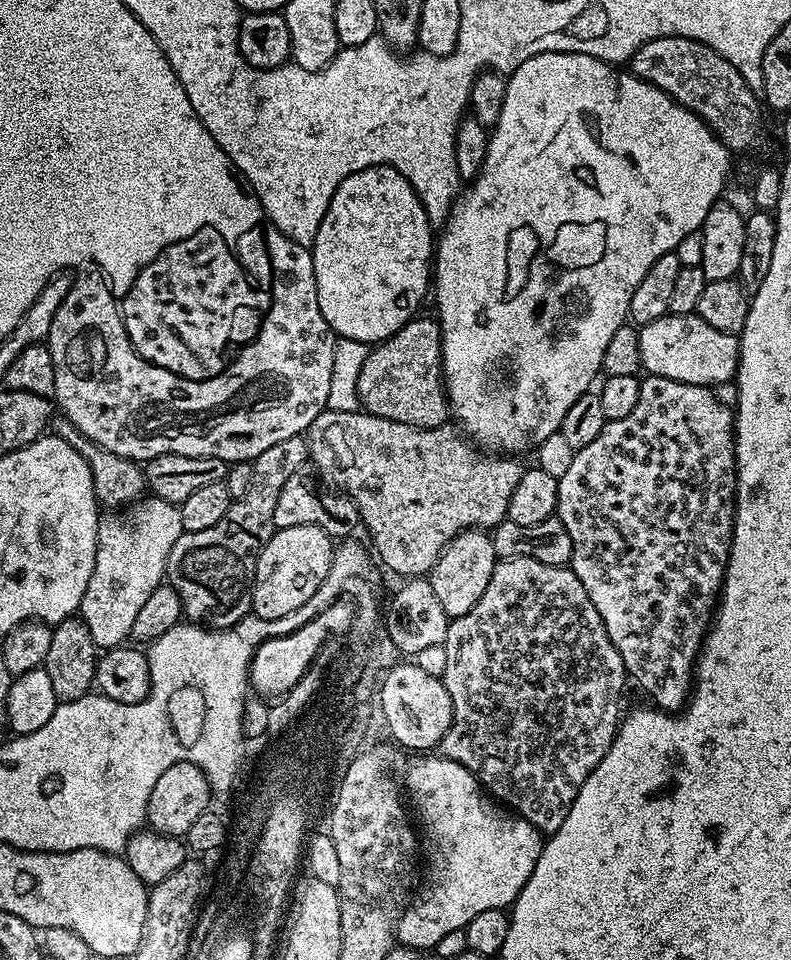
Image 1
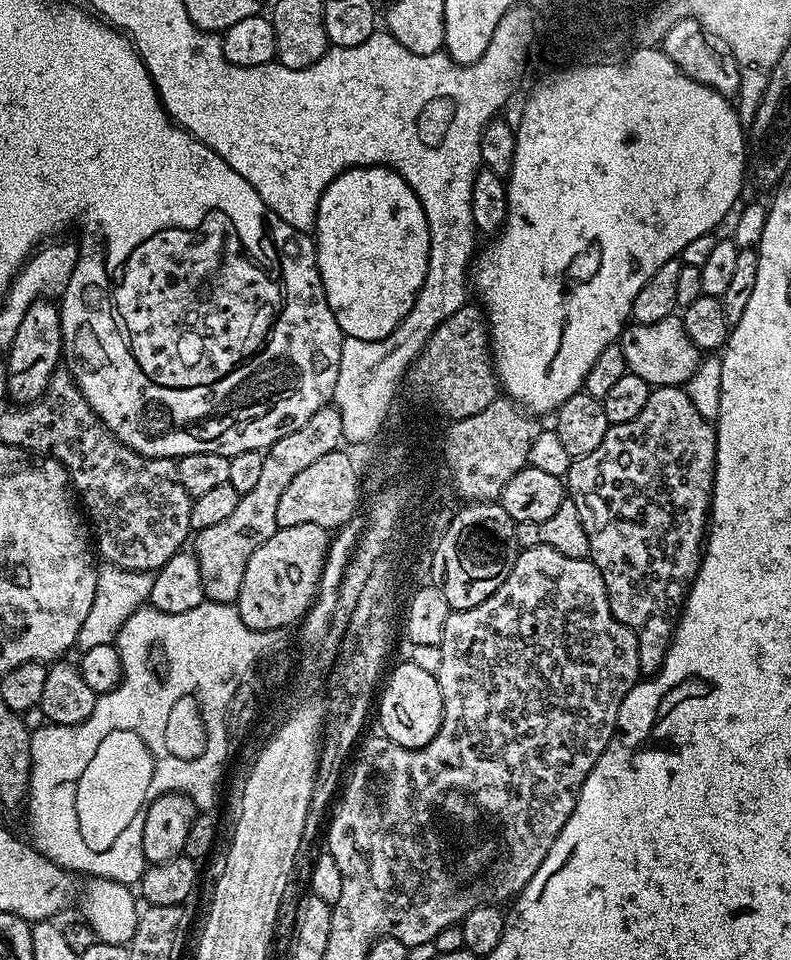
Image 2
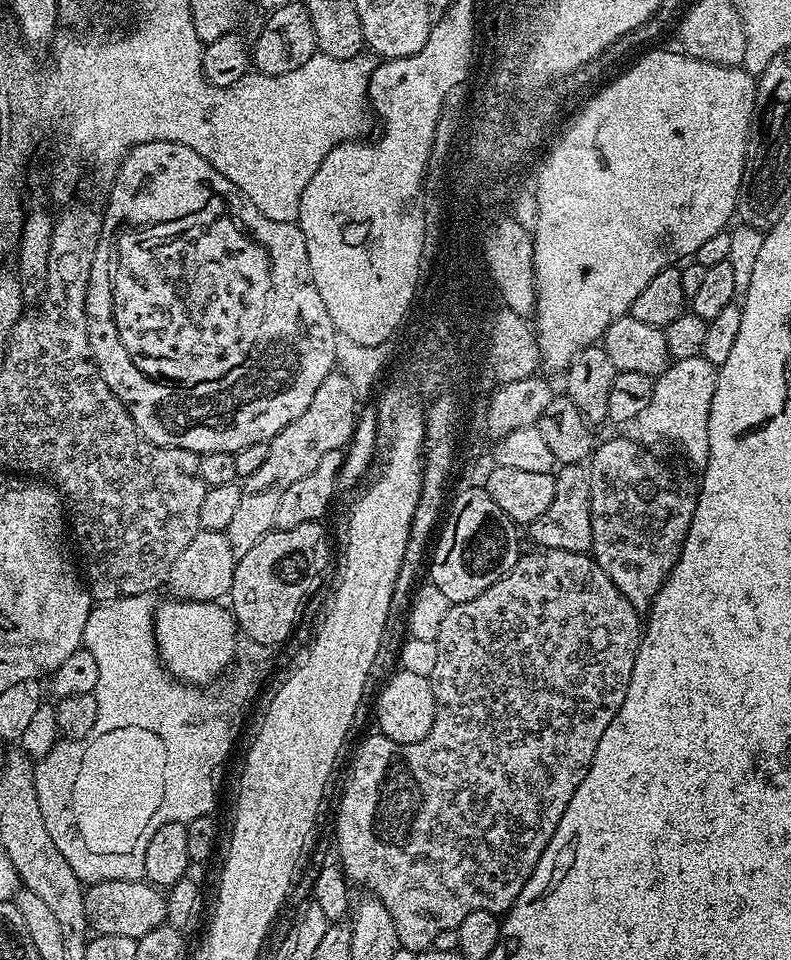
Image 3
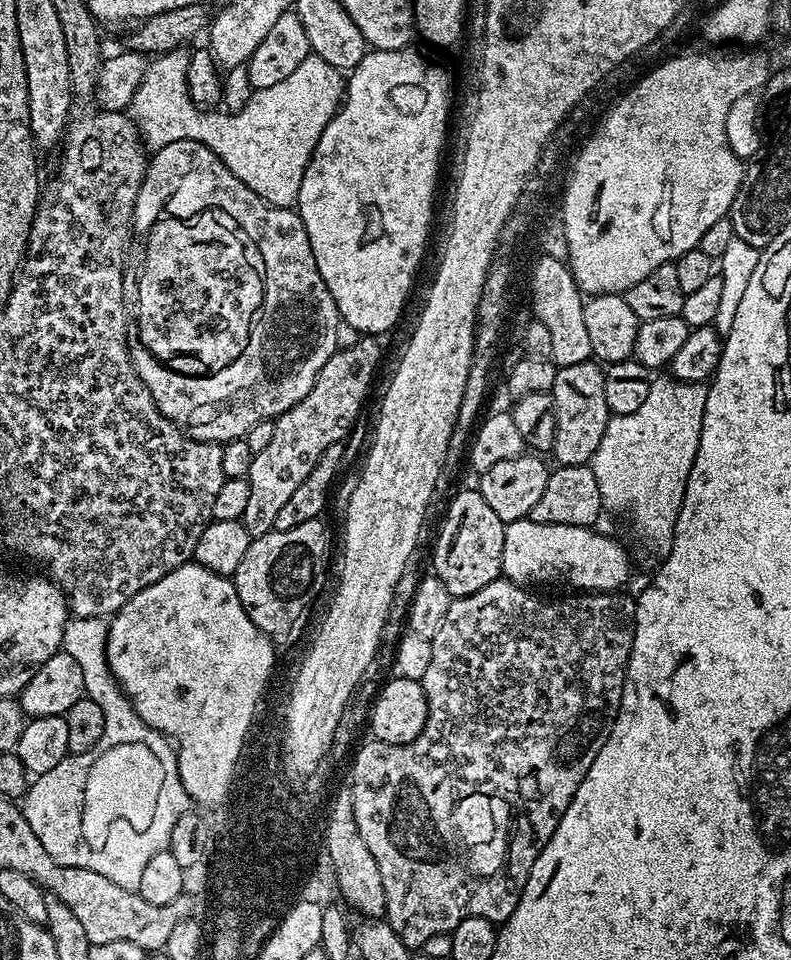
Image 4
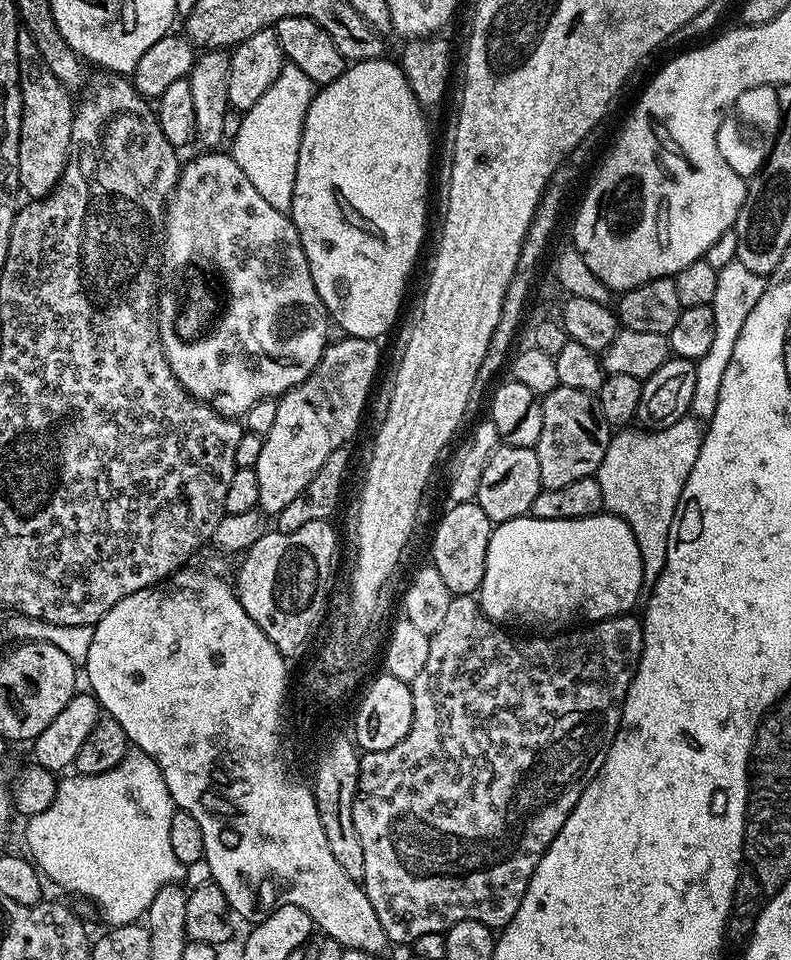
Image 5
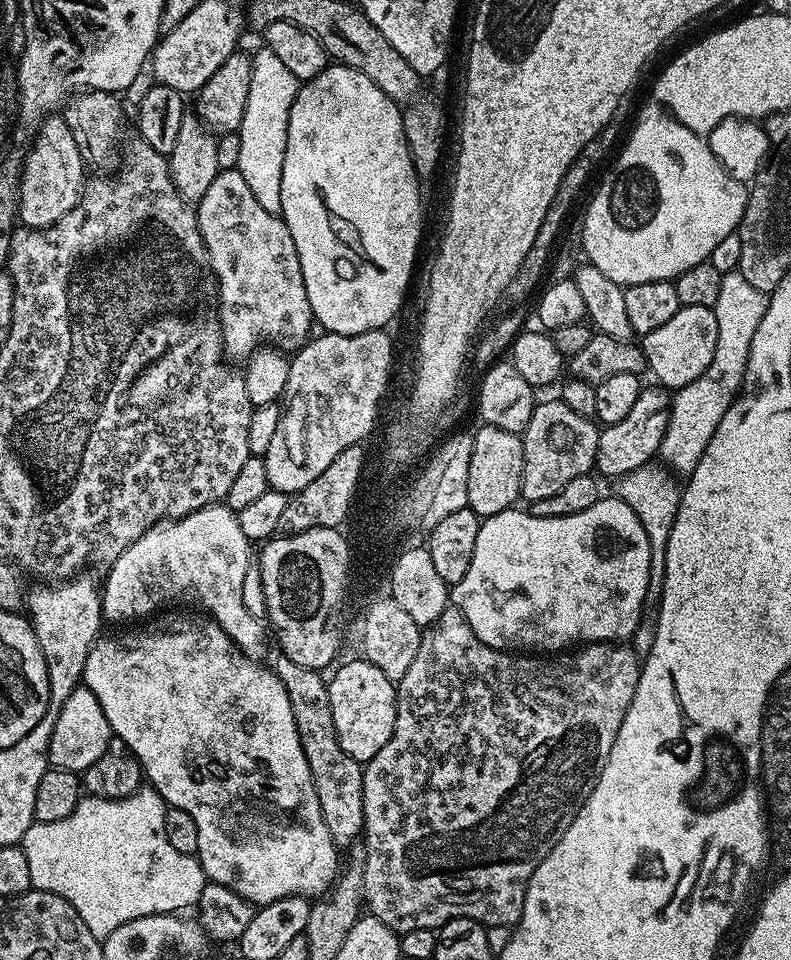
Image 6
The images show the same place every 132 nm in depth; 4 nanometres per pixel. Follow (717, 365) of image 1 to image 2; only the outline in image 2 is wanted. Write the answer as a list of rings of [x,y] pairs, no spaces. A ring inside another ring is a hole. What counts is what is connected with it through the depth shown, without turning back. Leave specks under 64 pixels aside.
[[[673,314],[653,324],[629,323],[618,341],[628,363],[628,371],[638,374],[649,386],[684,386],[698,370],[702,359],[701,349],[690,338],[684,321]]]

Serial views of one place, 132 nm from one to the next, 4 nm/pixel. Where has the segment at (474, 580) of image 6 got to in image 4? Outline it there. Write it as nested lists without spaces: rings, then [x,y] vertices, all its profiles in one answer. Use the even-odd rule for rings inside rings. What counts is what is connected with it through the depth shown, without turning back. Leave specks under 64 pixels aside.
[[[530,518],[504,525],[502,572],[521,586],[569,584],[569,589],[586,592],[616,592],[628,580],[628,556],[616,540],[592,528],[539,524]]]

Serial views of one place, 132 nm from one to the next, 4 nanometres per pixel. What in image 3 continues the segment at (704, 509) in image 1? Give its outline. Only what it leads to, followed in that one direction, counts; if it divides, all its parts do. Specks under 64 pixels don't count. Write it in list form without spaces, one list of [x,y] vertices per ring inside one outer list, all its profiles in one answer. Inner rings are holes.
[[[627,435],[603,444],[593,451],[587,465],[592,499],[590,555],[637,610],[648,610],[678,562],[696,497],[676,488],[671,474]]]

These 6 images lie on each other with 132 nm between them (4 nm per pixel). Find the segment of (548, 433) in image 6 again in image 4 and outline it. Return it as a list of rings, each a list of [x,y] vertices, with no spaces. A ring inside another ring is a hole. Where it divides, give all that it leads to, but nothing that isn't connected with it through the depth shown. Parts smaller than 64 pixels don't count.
[[[589,362],[557,368],[550,393],[550,407],[556,413],[556,438],[551,451],[551,455],[556,456],[555,463],[563,467],[588,464],[598,450],[598,444],[602,440],[610,417],[606,406],[604,372],[601,365]]]

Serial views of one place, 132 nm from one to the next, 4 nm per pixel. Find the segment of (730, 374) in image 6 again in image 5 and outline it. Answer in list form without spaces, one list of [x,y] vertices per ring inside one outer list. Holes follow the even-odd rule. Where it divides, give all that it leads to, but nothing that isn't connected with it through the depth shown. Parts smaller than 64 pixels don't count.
[[[738,259],[731,260],[726,266],[718,269],[718,287],[711,304],[714,310],[714,342],[700,360],[695,361],[696,377],[694,378],[694,398],[691,415],[700,422],[707,422],[718,410],[718,390],[722,386],[722,374],[726,374],[726,366],[734,354],[734,342],[738,342],[738,334],[742,334],[742,325],[750,310],[758,306],[758,298],[764,293],[765,277],[754,274],[754,270],[746,270]]]

